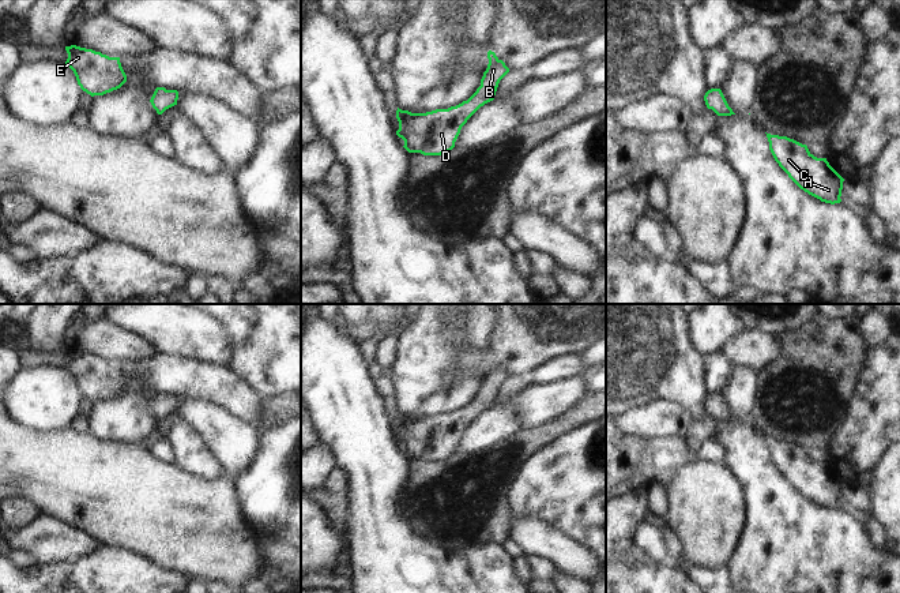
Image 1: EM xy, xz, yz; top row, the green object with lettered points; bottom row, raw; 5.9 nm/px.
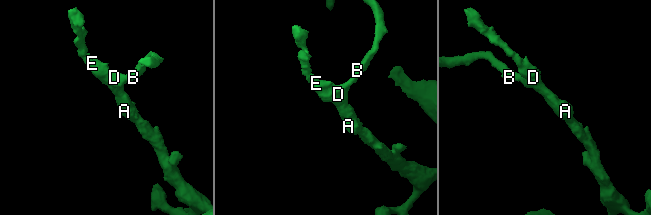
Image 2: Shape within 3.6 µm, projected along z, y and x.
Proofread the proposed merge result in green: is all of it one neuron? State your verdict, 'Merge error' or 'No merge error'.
No merge error

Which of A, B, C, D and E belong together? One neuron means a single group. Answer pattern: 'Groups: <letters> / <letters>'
Groups: A B C D E

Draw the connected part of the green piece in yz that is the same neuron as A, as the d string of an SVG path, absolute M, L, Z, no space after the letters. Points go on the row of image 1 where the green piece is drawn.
M767 134L769 150L779 166L805 192L825 203L840 203L844 179L826 158L814 157L806 145L787 136Z

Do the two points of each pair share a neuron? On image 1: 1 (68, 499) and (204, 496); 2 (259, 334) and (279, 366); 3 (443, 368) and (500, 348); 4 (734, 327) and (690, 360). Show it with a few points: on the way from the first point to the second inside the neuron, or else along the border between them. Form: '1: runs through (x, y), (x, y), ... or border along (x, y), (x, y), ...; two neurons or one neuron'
1: runs through (102, 499), (170, 499); one neuron
2: runs through (267, 342), (279, 357); one neuron
3: border along (496, 318), (488, 349); two neurons
4: border along (688, 323), (690, 344), (704, 357); two neurons

